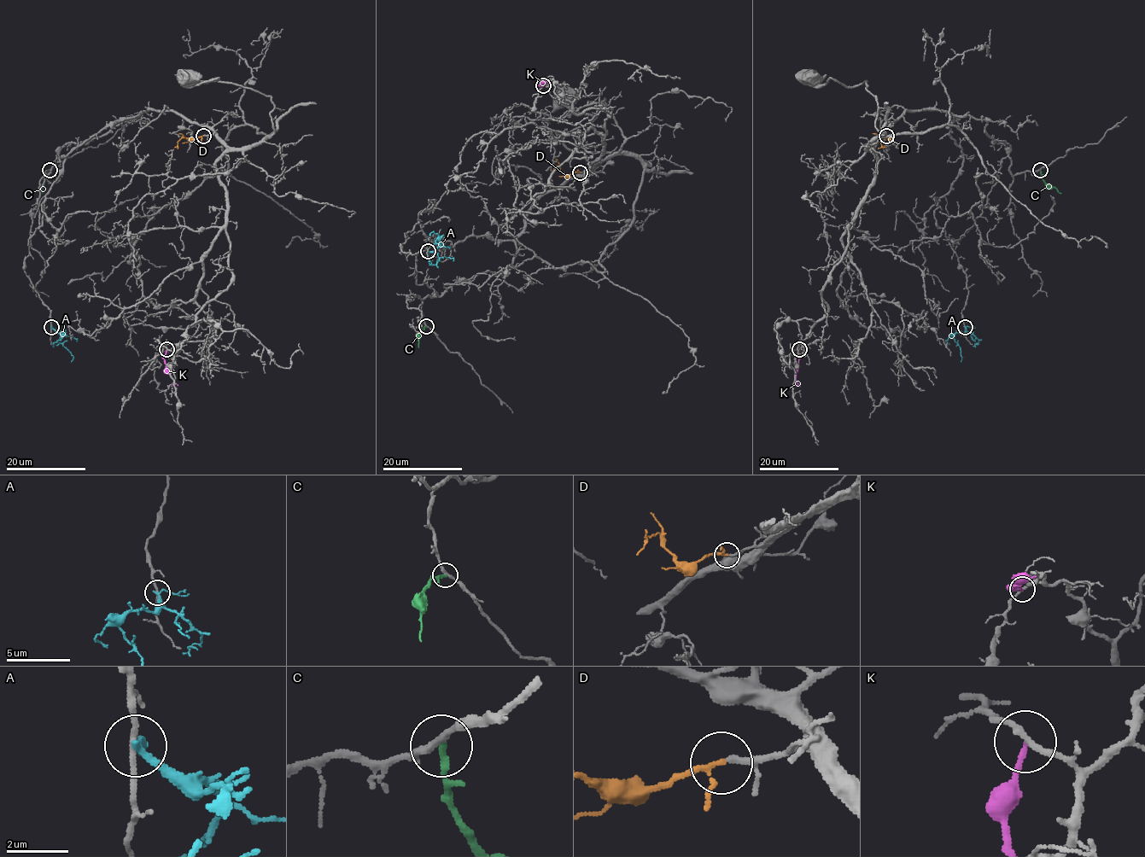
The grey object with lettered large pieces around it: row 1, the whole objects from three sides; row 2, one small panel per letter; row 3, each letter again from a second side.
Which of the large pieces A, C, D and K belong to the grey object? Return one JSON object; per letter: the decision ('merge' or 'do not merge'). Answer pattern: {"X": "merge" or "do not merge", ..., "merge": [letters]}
{"A": "do not merge", "C": "do not merge", "D": "merge", "K": "do not merge", "merge": ["D"]}

